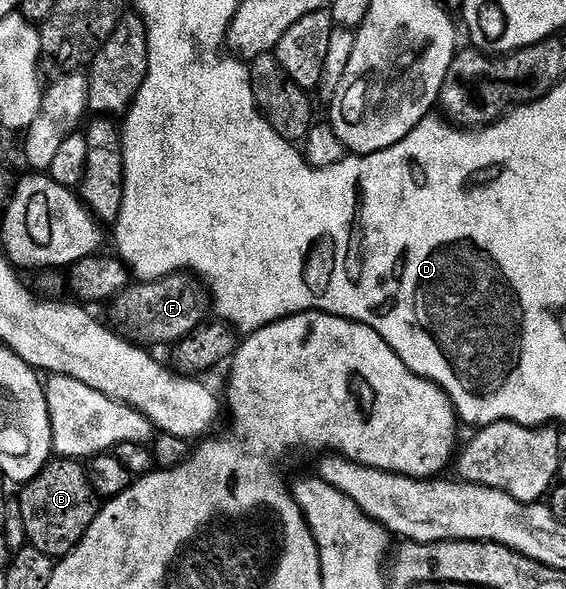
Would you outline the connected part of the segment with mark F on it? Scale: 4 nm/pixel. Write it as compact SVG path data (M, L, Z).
M178 273L126 286L112 300L111 306L114 319L123 326L138 327L143 334L161 343L176 345L206 322L207 291L200 278L189 273Z

